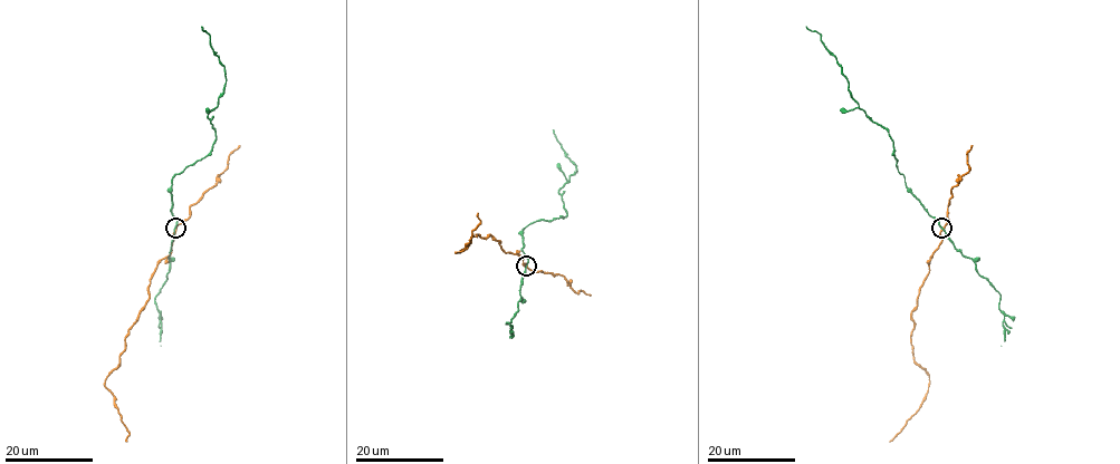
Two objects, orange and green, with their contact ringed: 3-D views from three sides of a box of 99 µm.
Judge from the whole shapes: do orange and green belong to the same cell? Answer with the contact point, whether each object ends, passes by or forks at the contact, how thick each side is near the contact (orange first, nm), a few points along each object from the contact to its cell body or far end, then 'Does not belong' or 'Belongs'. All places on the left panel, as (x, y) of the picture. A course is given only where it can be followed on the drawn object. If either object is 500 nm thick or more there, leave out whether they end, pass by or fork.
Place: (175, 228). At the ring orange passes by. At the ring green passes by. Thickness 240 nm (orange) against 190 nm. Course of orange: (175, 228), (172, 251), (156, 266), (145, 306), (125, 338), (120, 365), (104, 384), (130, 433), (126, 441). Course of green: (175, 228), (172, 179), (210, 151), (216, 132), (207, 115), (217, 105), (226, 81), (225, 66), (201, 27). Does not belong

